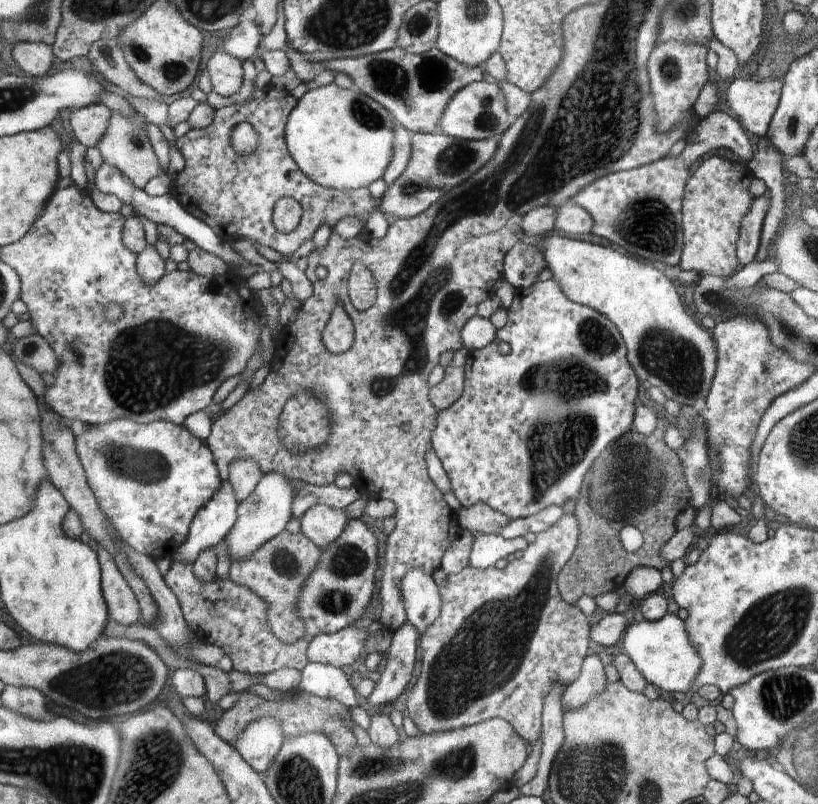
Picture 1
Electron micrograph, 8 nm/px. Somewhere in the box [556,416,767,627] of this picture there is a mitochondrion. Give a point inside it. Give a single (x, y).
(632, 481)

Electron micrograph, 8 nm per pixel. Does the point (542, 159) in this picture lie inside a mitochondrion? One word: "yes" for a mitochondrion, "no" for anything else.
yes

